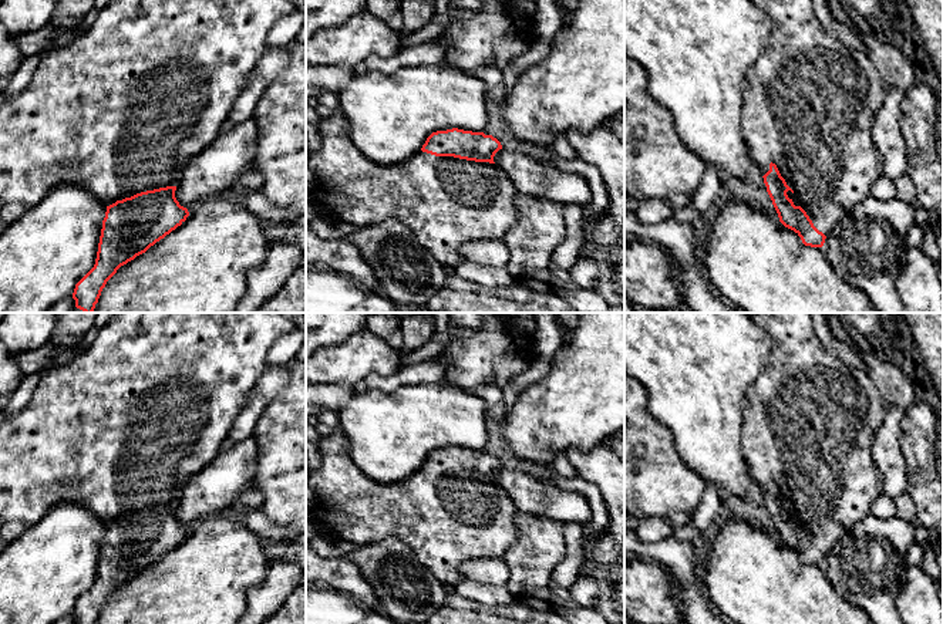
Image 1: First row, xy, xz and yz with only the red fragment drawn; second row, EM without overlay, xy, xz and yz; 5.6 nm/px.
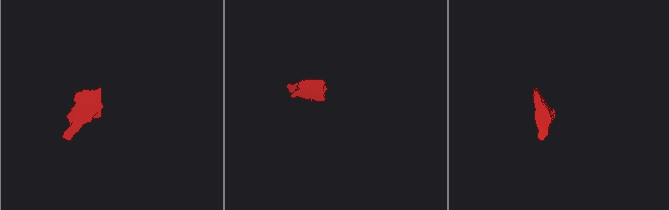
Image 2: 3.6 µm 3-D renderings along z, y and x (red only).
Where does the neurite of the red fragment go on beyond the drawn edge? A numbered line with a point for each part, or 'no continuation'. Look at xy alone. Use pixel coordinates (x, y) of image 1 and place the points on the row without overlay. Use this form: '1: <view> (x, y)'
1: xy (121, 428)

